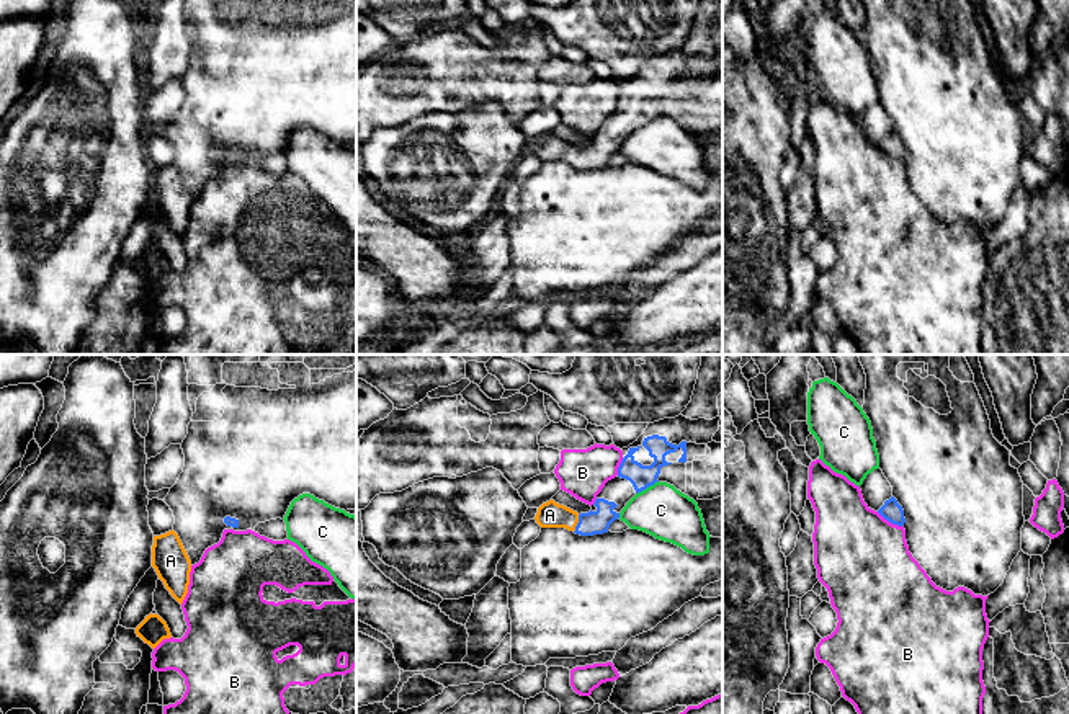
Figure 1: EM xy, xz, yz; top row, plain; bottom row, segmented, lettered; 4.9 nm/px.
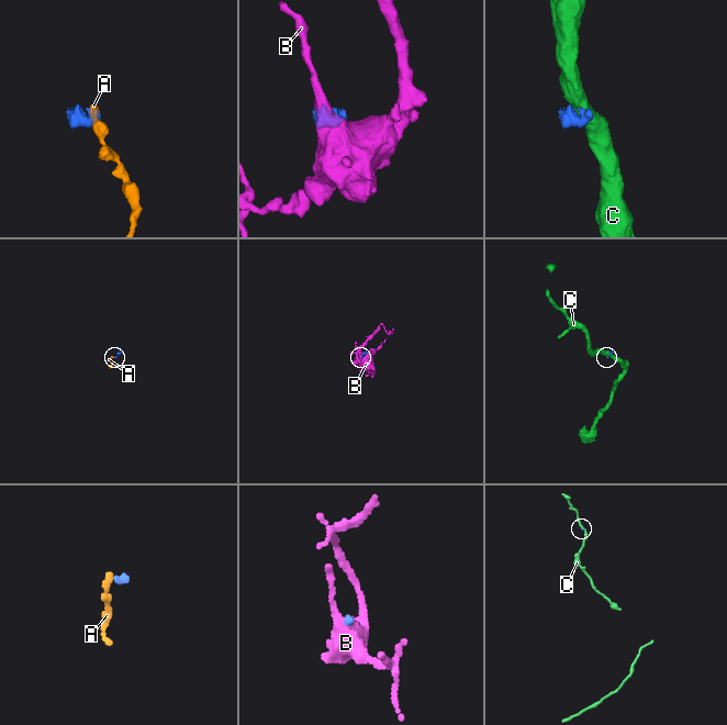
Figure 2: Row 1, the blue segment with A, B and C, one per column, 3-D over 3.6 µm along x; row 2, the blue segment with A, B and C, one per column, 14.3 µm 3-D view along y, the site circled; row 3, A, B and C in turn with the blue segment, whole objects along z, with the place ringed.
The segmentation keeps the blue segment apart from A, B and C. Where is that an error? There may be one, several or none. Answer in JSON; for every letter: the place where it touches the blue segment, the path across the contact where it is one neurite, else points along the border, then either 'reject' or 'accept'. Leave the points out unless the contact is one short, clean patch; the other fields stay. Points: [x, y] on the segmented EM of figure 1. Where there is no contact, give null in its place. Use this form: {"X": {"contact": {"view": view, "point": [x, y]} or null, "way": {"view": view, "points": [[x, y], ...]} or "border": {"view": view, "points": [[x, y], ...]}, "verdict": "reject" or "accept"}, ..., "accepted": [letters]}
{"A": {"contact": {"view": "xz", "point": [577, 523]}, "way": {"view": "xz", "points": [[590, 523], [577, 523], [564, 517], [550, 515]]}, "verdict": "accept"}, "B": {"contact": {"view": "yz", "point": [890, 522]}, "verdict": "reject"}, "C": {"contact": {"view": "xz", "point": [646, 487]}, "border": {"view": "xz", "points": [[657, 481], [636, 494]]}, "verdict": "reject"}, "accepted": ["A"]}

